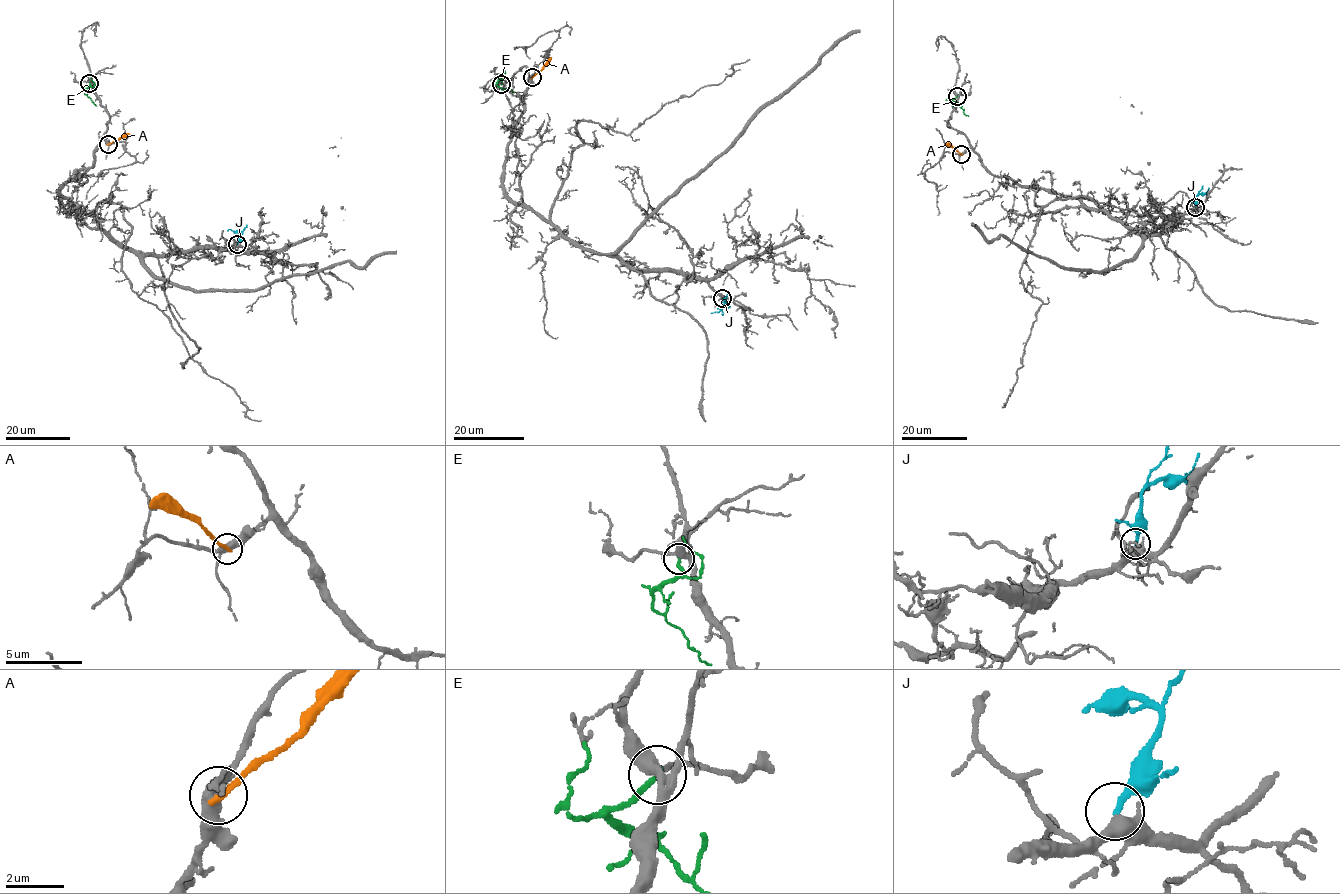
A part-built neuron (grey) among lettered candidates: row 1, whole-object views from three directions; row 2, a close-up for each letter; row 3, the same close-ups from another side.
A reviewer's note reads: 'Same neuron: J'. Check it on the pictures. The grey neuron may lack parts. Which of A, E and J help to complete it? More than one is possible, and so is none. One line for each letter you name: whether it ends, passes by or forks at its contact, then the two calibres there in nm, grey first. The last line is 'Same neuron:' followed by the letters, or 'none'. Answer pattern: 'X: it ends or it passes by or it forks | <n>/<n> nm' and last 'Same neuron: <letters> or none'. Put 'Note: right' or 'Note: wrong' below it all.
J: it ends | 400/240 nm
Same neuron: J
Note: right

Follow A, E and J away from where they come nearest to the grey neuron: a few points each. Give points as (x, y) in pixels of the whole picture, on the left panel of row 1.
A: (107, 144), (130, 134)
E: (89, 83), (84, 93), (96, 105)
J: (237, 244), (242, 233), (227, 231)

